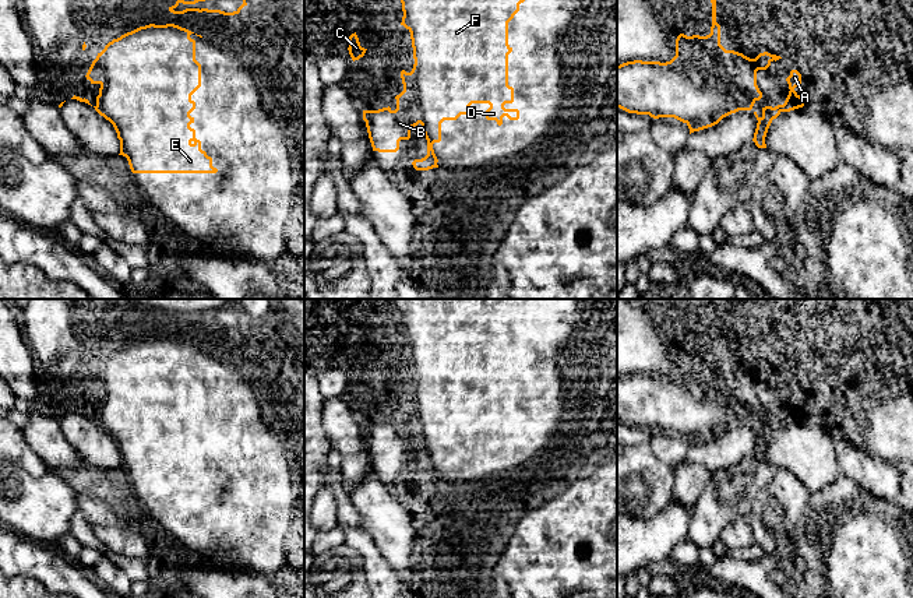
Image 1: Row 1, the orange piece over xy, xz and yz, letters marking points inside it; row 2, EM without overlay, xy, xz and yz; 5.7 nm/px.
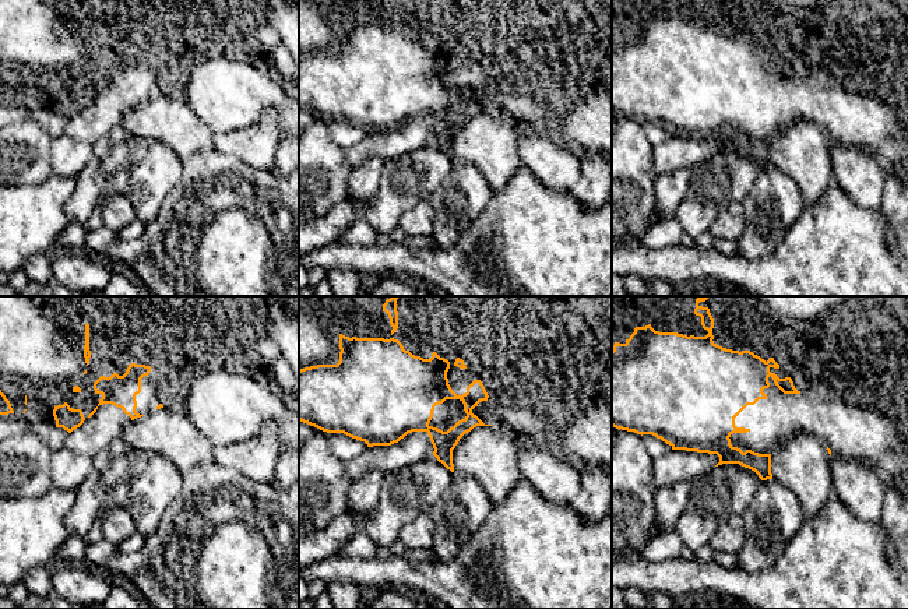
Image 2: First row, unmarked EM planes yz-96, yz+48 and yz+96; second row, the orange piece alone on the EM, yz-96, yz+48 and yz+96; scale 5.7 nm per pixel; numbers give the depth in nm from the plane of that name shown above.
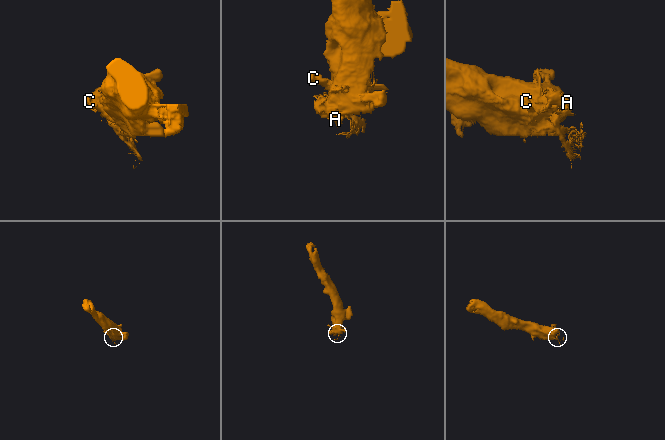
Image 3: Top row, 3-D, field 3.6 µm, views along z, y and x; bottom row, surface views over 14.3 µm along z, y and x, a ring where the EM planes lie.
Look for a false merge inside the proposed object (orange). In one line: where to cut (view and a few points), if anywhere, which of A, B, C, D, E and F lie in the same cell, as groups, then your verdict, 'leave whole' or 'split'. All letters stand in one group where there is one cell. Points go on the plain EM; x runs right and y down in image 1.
yz (725, 363), (743, 373), (746, 397), (741, 403), (754, 415) | A C D E F / B | split

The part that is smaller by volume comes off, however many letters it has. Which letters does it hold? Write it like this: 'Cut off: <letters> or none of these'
Cut off: B

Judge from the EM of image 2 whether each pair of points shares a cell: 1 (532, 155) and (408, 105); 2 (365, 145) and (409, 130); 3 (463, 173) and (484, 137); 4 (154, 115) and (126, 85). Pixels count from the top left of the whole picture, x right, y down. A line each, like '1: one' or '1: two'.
1: two
2: one
3: two
4: two

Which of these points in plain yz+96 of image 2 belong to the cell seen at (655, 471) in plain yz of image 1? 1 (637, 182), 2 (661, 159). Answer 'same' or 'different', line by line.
1: same
2: different

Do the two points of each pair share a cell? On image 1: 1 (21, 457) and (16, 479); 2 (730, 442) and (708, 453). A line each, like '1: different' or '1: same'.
1: different
2: same

